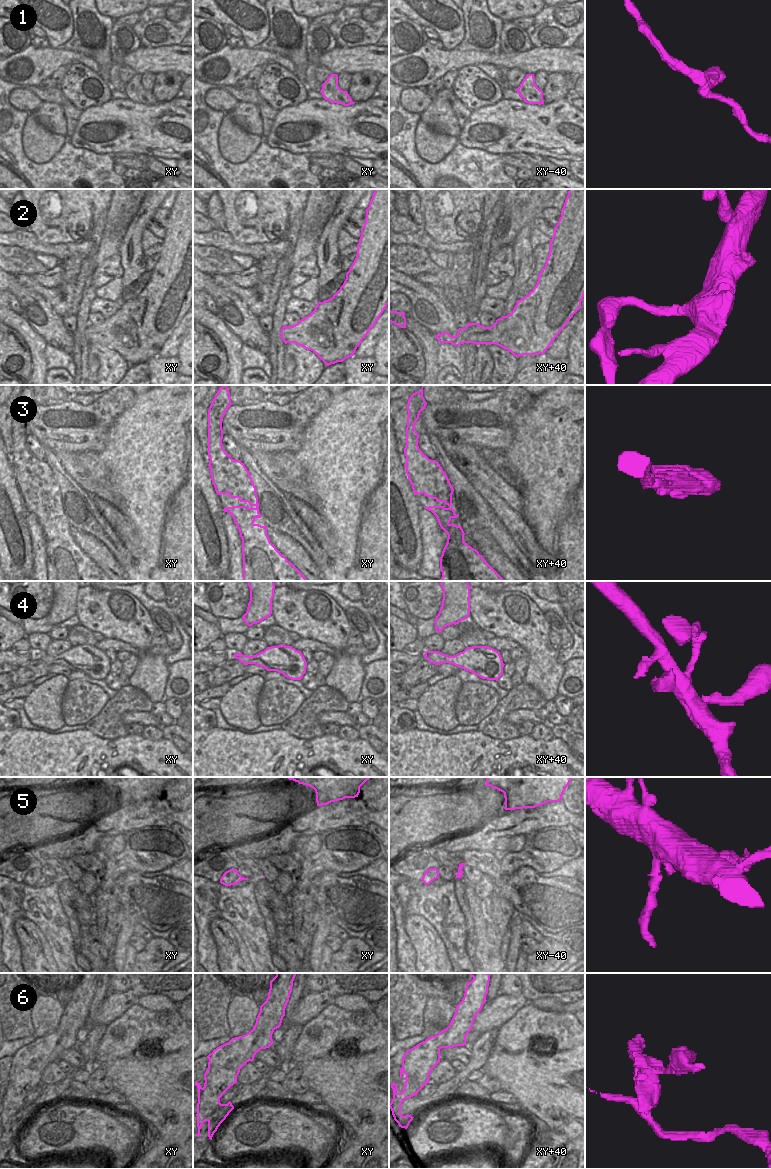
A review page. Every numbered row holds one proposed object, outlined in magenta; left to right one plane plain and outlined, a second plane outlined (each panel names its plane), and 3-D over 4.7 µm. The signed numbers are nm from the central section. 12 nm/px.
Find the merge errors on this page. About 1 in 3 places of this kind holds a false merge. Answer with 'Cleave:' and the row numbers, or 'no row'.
Cleave: 5

